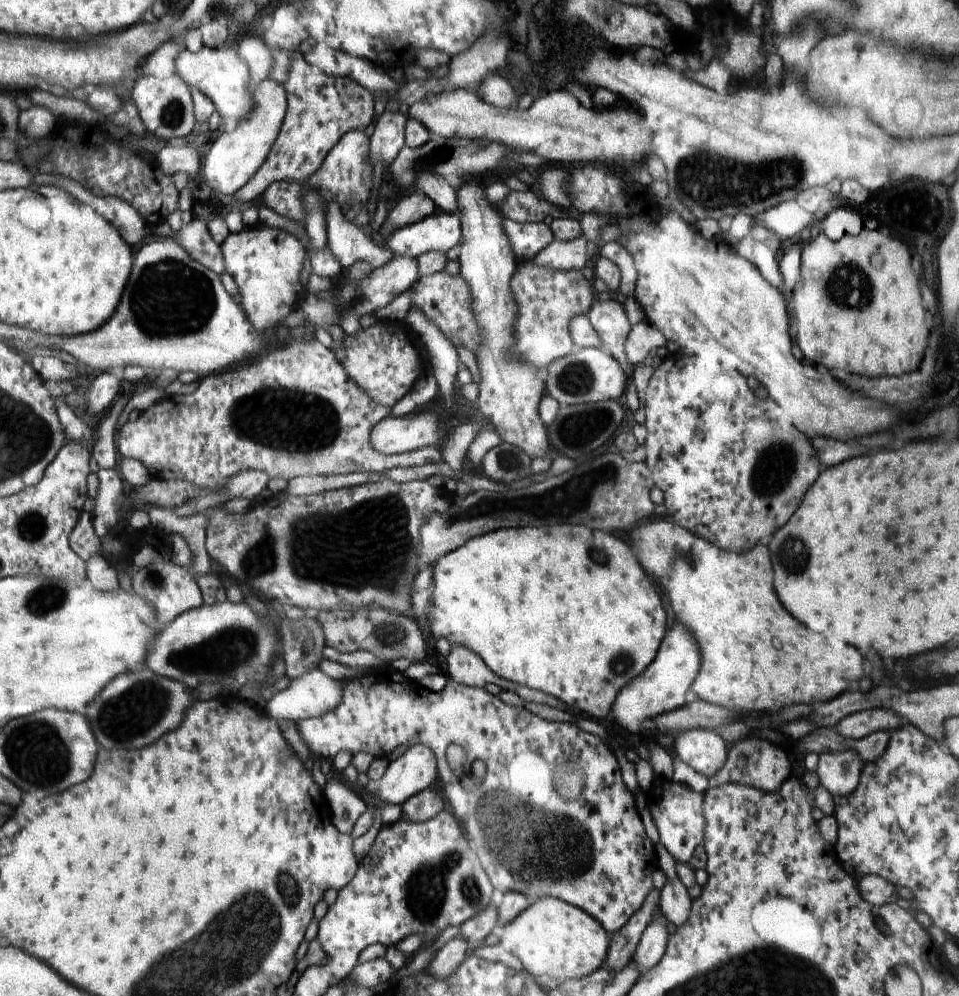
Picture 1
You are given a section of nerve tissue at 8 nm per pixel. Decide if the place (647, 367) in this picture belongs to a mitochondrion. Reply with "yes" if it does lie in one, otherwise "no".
no

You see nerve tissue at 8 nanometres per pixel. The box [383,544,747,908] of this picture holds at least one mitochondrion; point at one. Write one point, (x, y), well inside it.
(505, 830)

